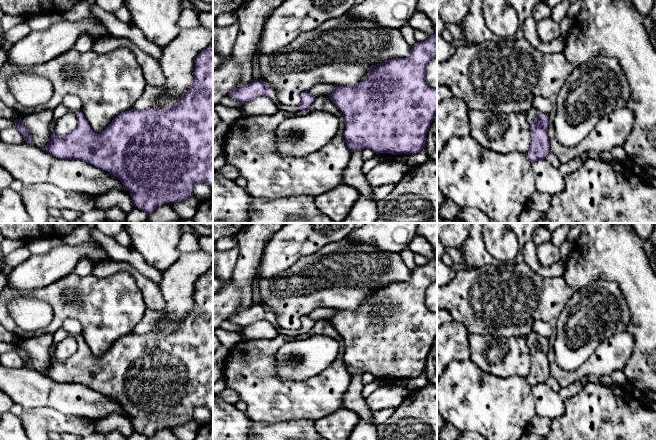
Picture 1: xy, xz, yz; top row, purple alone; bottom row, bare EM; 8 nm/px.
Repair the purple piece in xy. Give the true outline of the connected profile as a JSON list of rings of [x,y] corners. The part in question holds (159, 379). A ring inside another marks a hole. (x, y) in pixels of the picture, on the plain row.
[[[213,265],[197,280],[193,307],[176,329],[163,333],[127,334],[116,340],[100,358],[93,356],[82,336],[75,338],[75,353],[65,360],[52,356],[44,374],[60,383],[81,384],[108,395],[130,416],[134,430],[148,439],[165,427],[193,421],[196,408],[204,407],[213,411]]]

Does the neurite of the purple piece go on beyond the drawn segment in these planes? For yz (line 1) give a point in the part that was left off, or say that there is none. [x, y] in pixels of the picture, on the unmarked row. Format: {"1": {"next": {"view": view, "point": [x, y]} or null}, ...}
{"1": {"next": null}}

